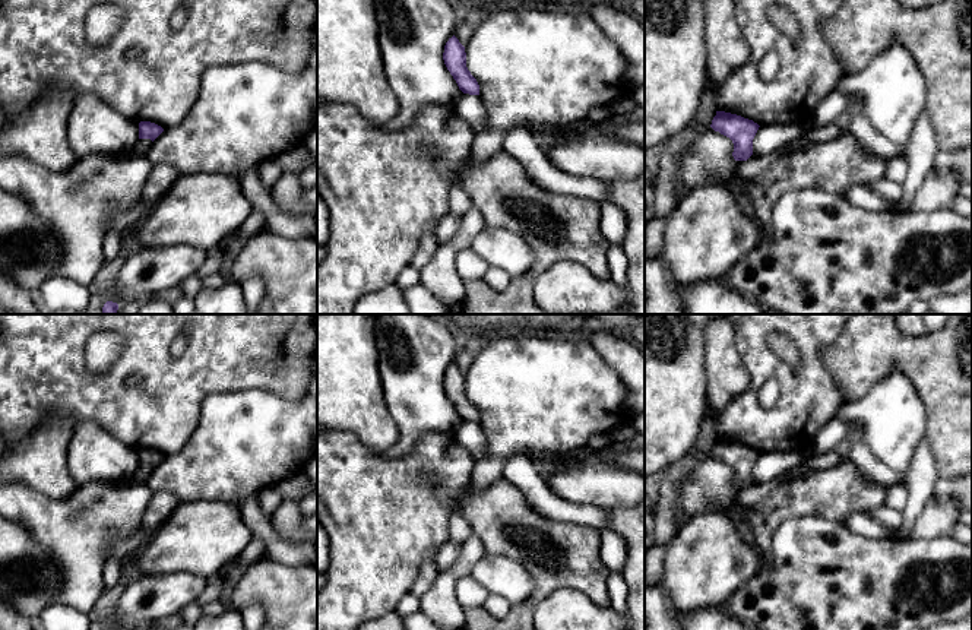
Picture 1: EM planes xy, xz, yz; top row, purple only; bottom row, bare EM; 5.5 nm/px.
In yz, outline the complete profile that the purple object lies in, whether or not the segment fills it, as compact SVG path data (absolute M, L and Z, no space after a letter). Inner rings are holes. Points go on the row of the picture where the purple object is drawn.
M716 111L710 127L732 140L732 156L735 161L747 161L753 155L753 139L760 127L753 120L725 111Z

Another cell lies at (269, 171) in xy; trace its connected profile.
M275 158L263 161L257 167L259 178L266 189L272 189L276 180L284 174L284 168L278 164Z

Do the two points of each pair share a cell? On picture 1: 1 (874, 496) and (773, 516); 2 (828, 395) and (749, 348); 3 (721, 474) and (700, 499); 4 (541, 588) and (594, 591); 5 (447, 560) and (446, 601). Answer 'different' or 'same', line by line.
1: same
2: same
3: same
4: same
5: different

